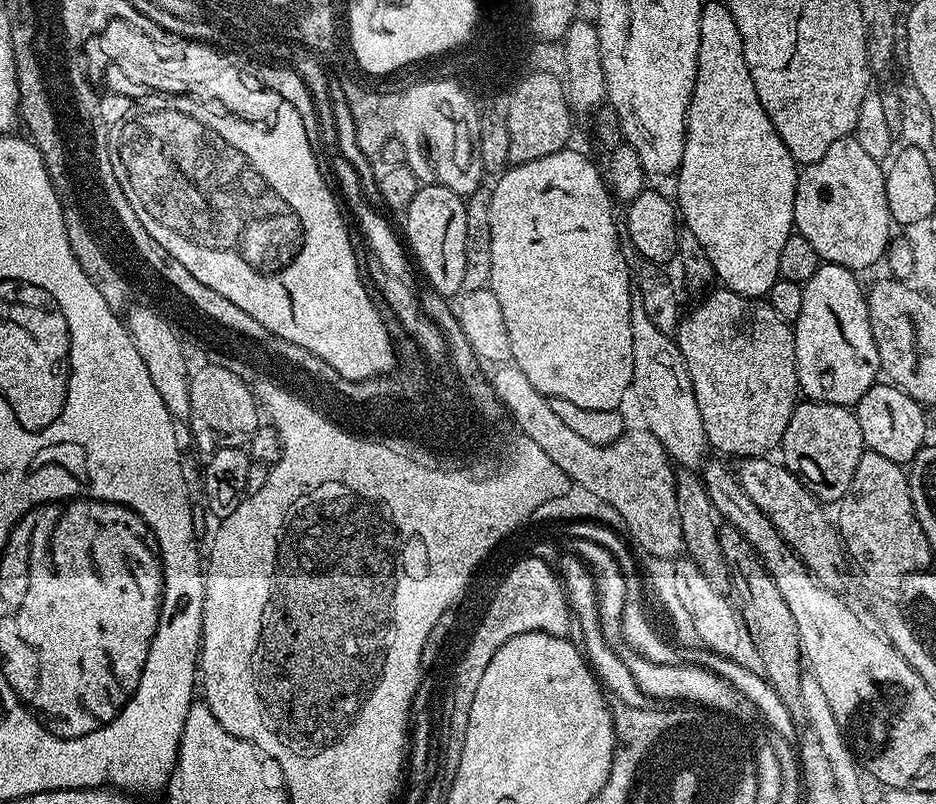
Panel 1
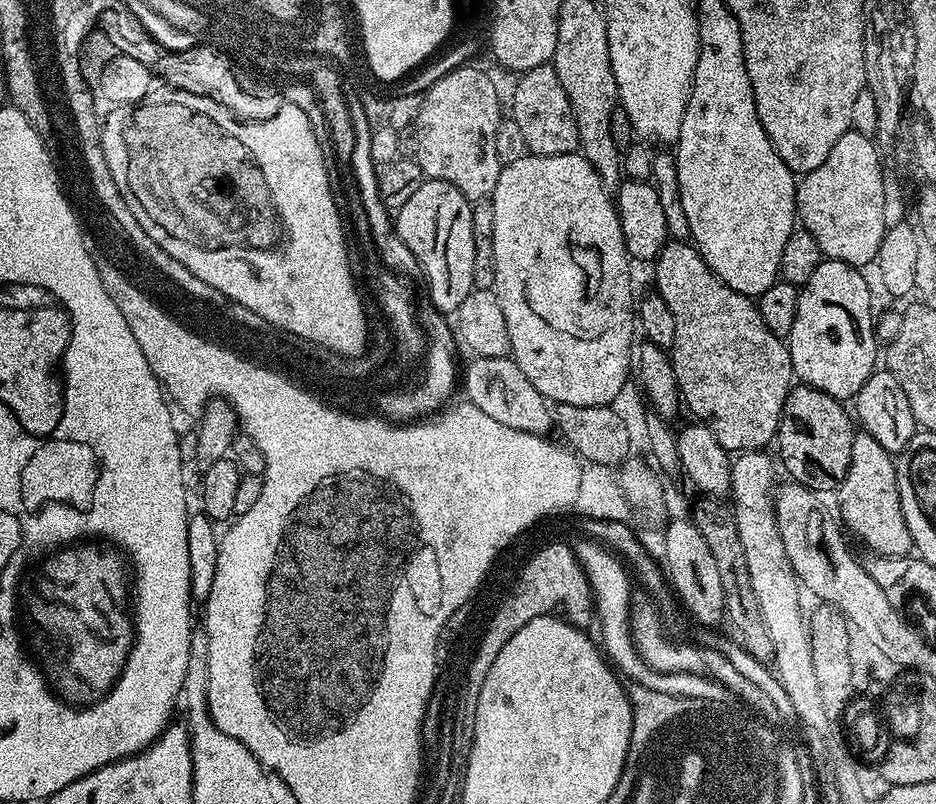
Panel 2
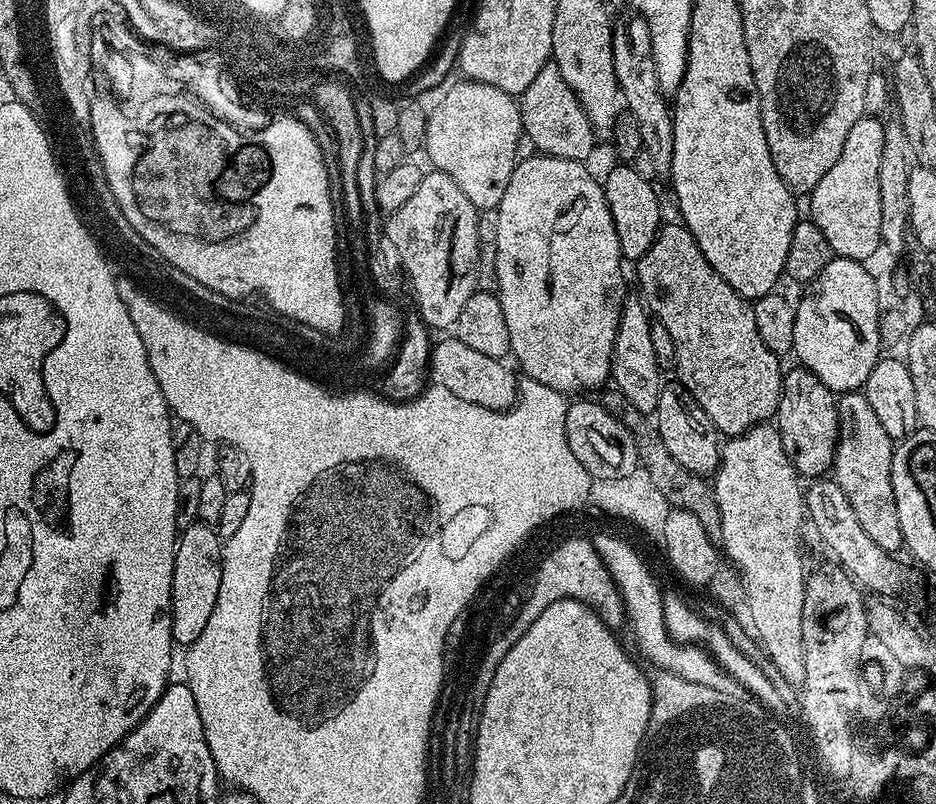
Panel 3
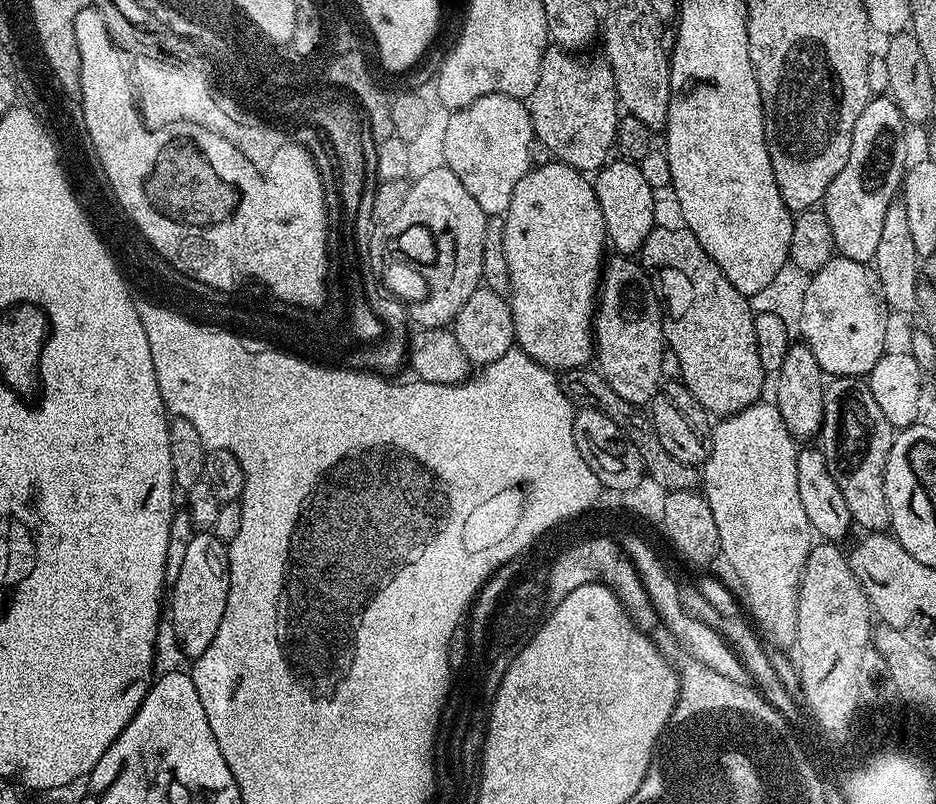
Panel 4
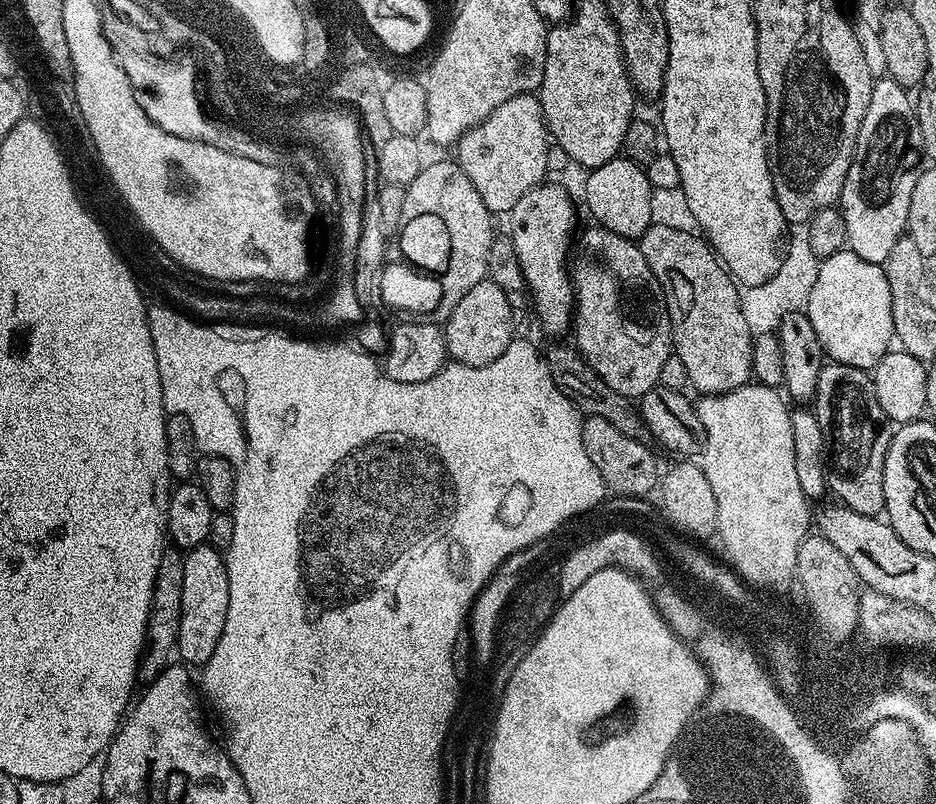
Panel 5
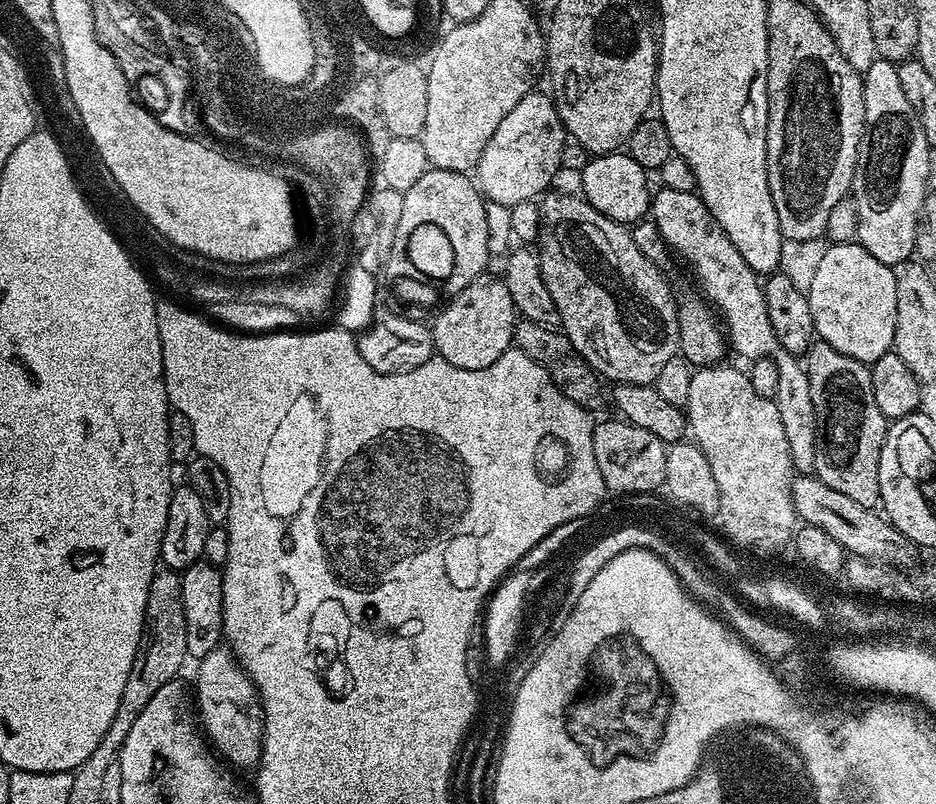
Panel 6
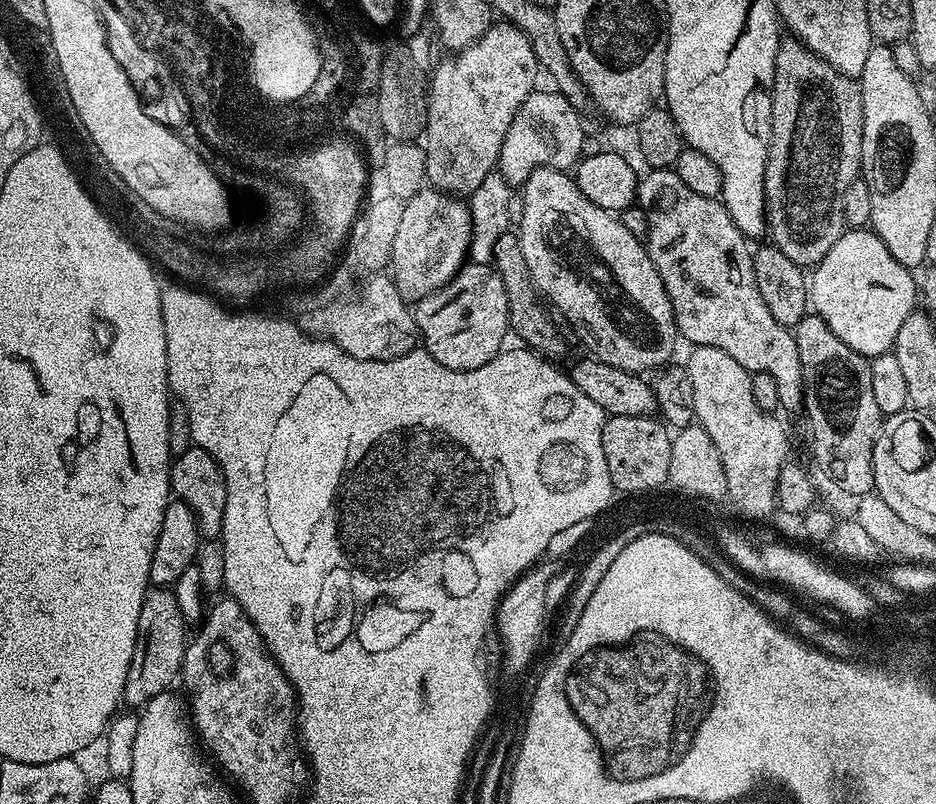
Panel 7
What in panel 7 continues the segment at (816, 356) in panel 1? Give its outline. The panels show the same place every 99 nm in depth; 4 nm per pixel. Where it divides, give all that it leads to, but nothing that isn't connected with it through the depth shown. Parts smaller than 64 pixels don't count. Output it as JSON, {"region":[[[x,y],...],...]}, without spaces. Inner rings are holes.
{"region":[[[867,227],[846,230],[830,246],[830,250],[821,258],[810,272],[810,304],[815,315],[820,316],[858,354],[869,358],[881,356],[883,352],[892,351],[892,343],[898,338],[898,329],[902,322],[917,307],[918,304],[918,280],[917,277],[890,250],[886,250],[886,242],[878,238],[876,233]]]}

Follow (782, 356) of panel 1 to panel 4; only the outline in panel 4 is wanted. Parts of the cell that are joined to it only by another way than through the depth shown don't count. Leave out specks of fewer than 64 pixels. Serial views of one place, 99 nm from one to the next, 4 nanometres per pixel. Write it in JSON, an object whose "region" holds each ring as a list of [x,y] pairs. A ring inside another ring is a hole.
{"region":[[[683,226],[653,228],[640,247],[638,262],[652,279],[664,309],[664,343],[677,355],[678,372],[684,375],[684,387],[692,391],[705,412],[717,412],[717,417],[723,418],[757,403],[761,399],[760,391],[764,388],[766,373],[758,358],[758,342],[754,338],[754,311],[749,297],[730,286],[730,278],[718,270],[714,258],[702,250],[698,238],[694,238],[694,234]]]}

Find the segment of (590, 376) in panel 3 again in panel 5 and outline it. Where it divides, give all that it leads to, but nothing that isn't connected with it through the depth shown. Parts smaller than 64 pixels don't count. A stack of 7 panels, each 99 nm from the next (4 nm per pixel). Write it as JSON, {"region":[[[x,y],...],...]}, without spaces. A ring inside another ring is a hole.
{"region":[[[541,182],[531,188],[512,208],[510,219],[512,229],[510,235],[513,240],[514,254],[517,255],[518,264],[525,276],[527,291],[530,293],[531,307],[536,307],[536,316],[540,324],[548,332],[569,331],[574,320],[574,280],[570,275],[570,260],[568,264],[568,251],[572,248],[572,231],[576,228],[576,208],[568,197],[564,188],[556,184]]]}

